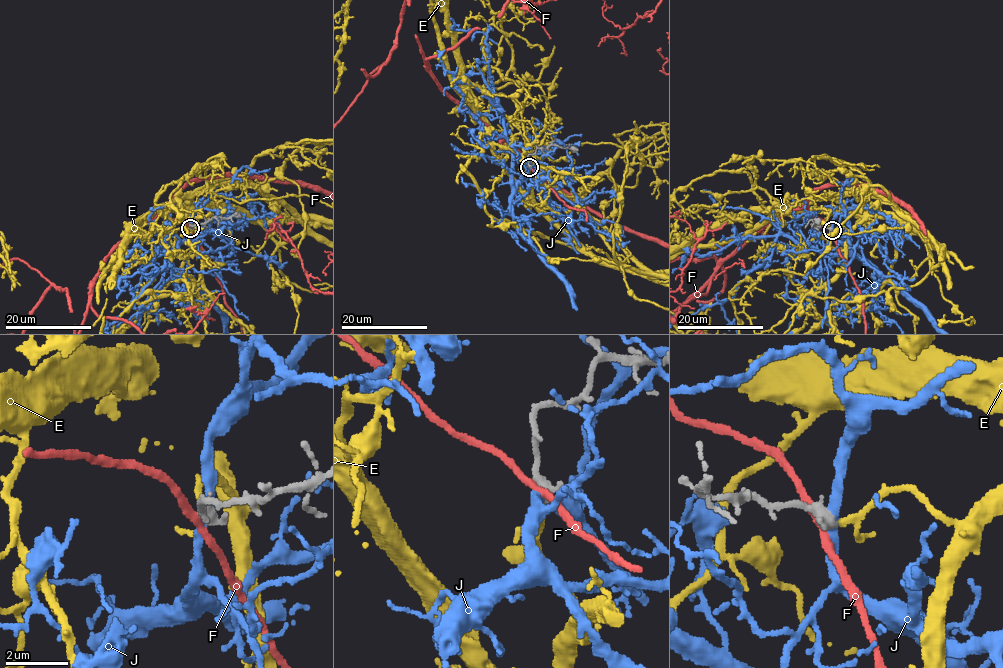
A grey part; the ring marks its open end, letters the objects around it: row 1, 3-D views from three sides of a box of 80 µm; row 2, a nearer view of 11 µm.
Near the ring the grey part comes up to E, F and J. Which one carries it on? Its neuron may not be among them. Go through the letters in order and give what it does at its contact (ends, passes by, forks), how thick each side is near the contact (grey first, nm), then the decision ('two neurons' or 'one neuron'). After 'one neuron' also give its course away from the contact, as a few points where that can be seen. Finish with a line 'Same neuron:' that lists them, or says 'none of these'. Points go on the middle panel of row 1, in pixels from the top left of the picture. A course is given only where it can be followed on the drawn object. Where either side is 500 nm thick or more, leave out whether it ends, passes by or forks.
E: it passes by; 440 nm thick on the grey side, 170 nm on the other; one neuron
F: it passes by; 440 nm thick on the grey side, 240 nm on the other; two neurons
J: it passes by; 440 nm thick on the grey side, 320 nm on the other; two neurons
Same neuron: E

